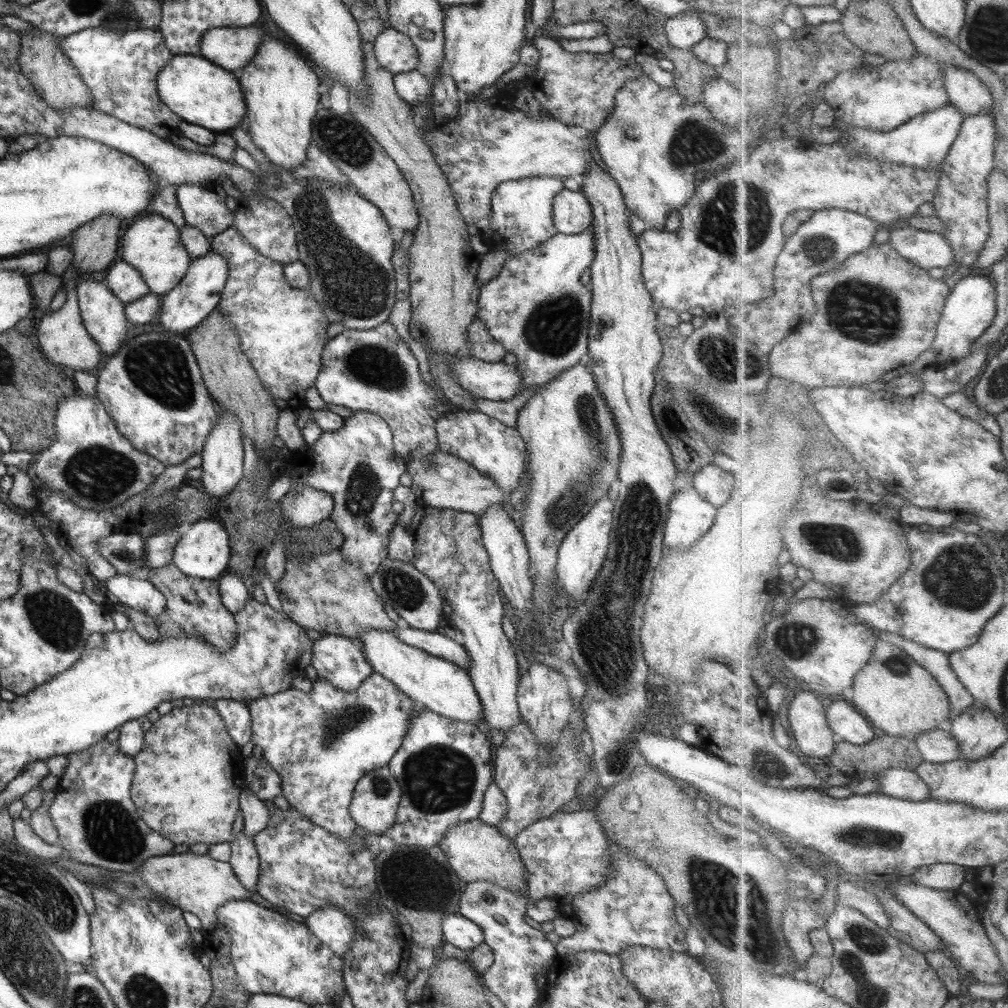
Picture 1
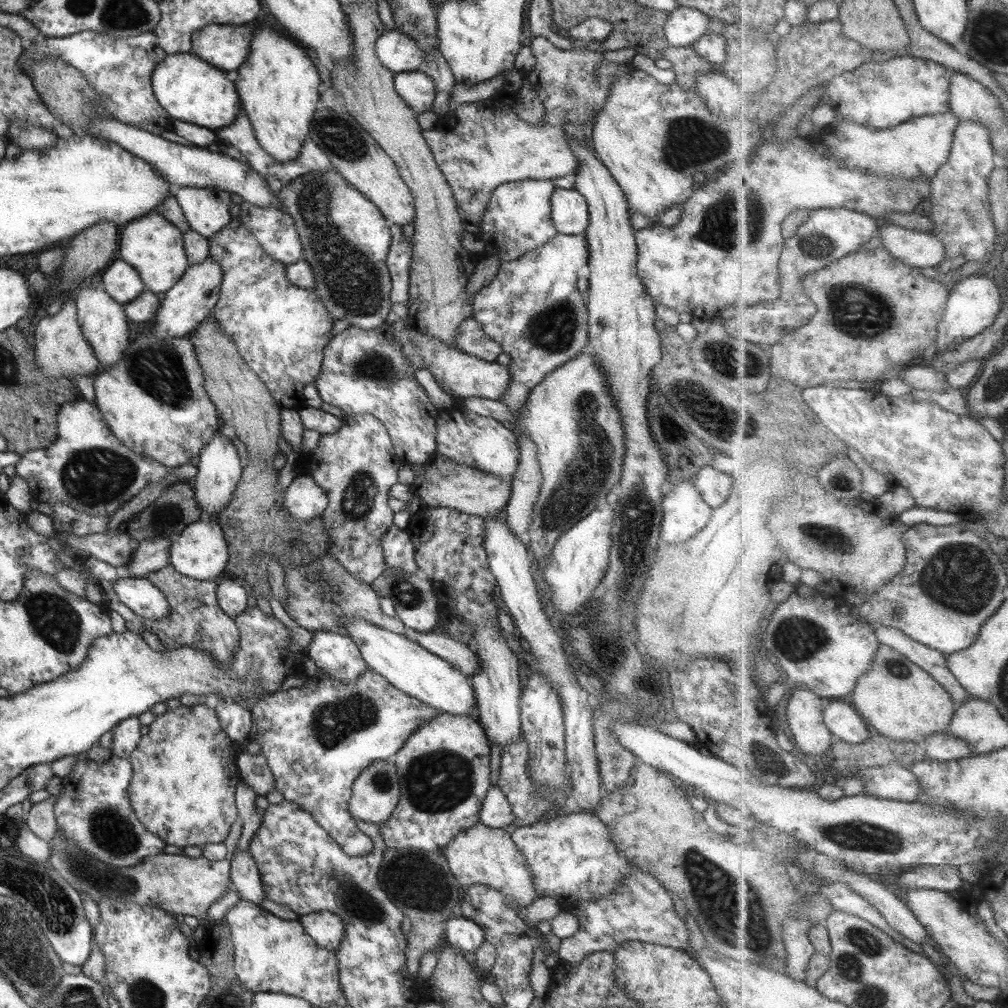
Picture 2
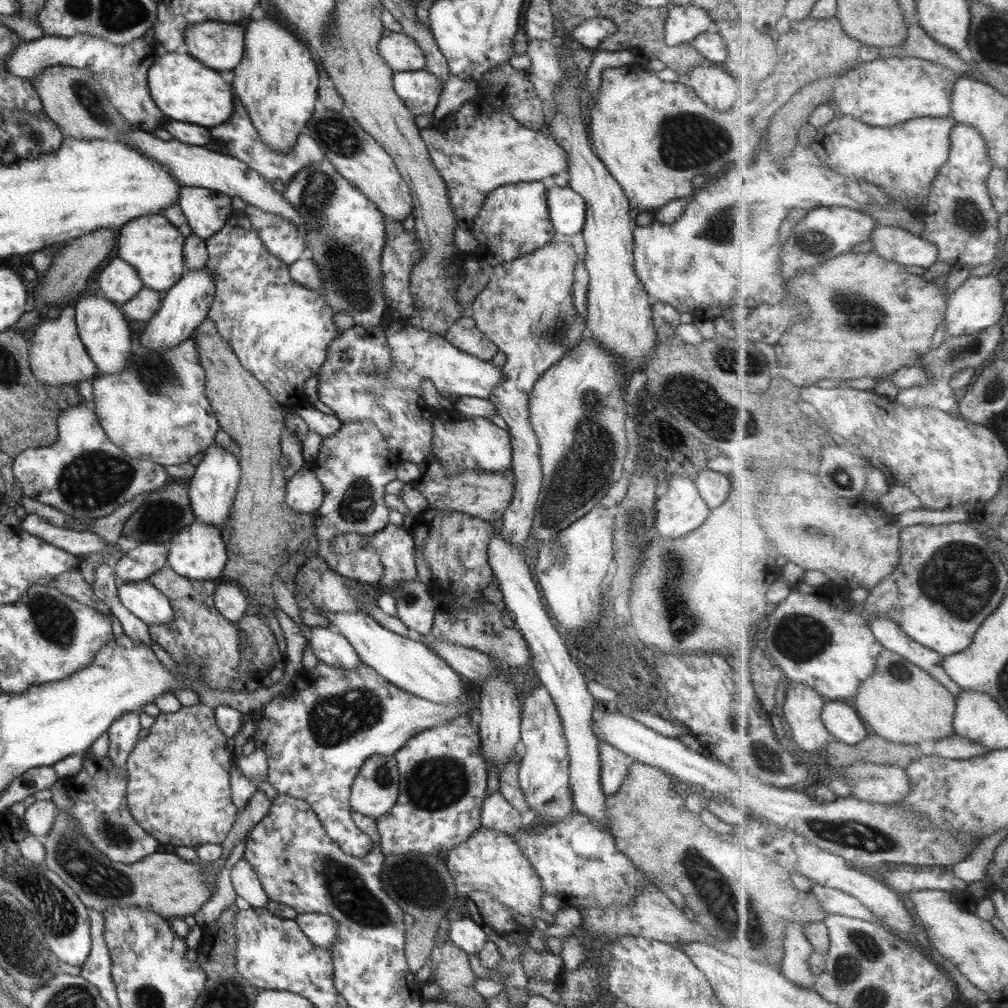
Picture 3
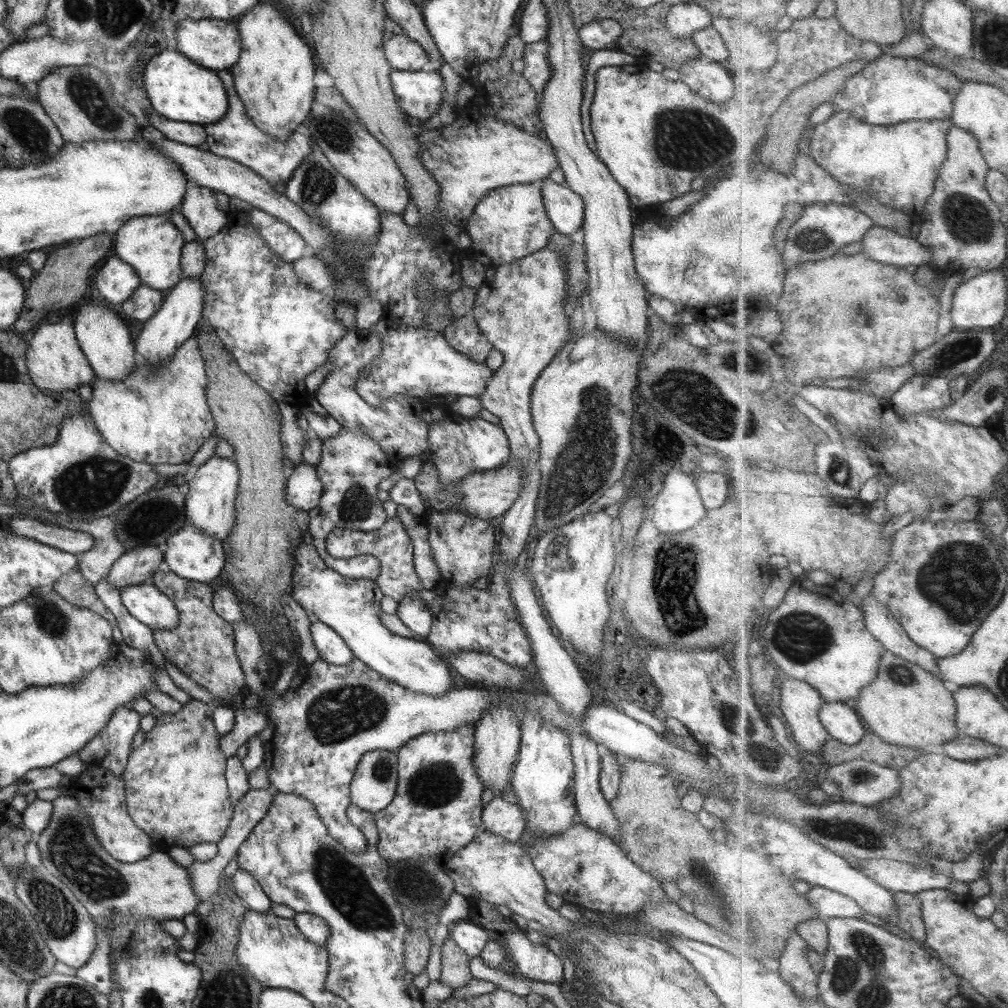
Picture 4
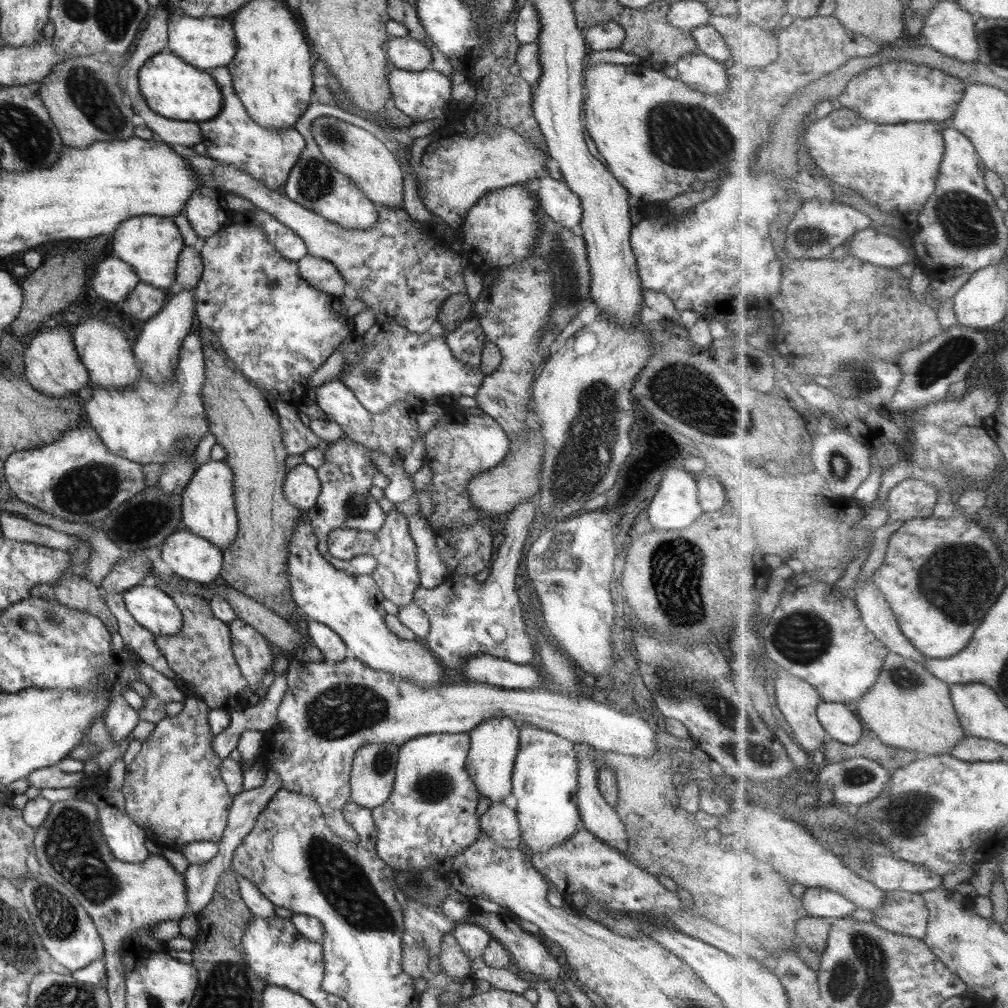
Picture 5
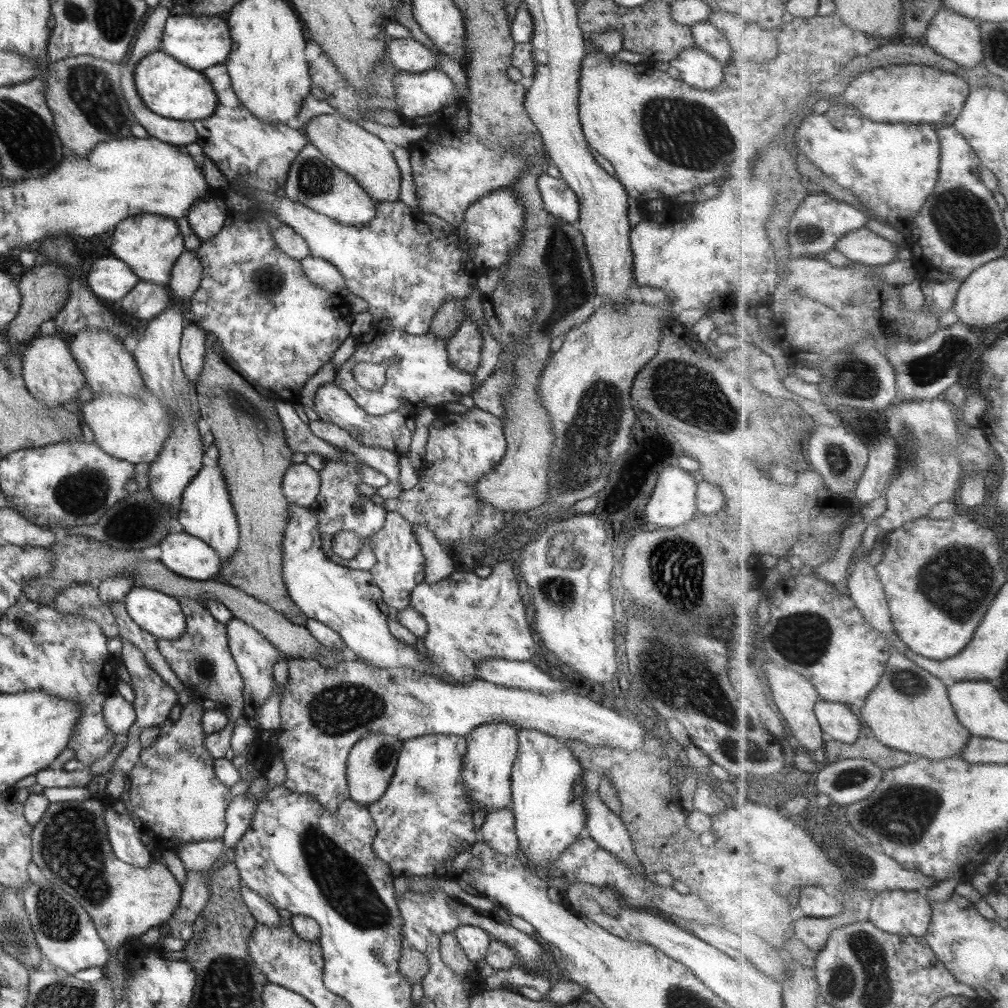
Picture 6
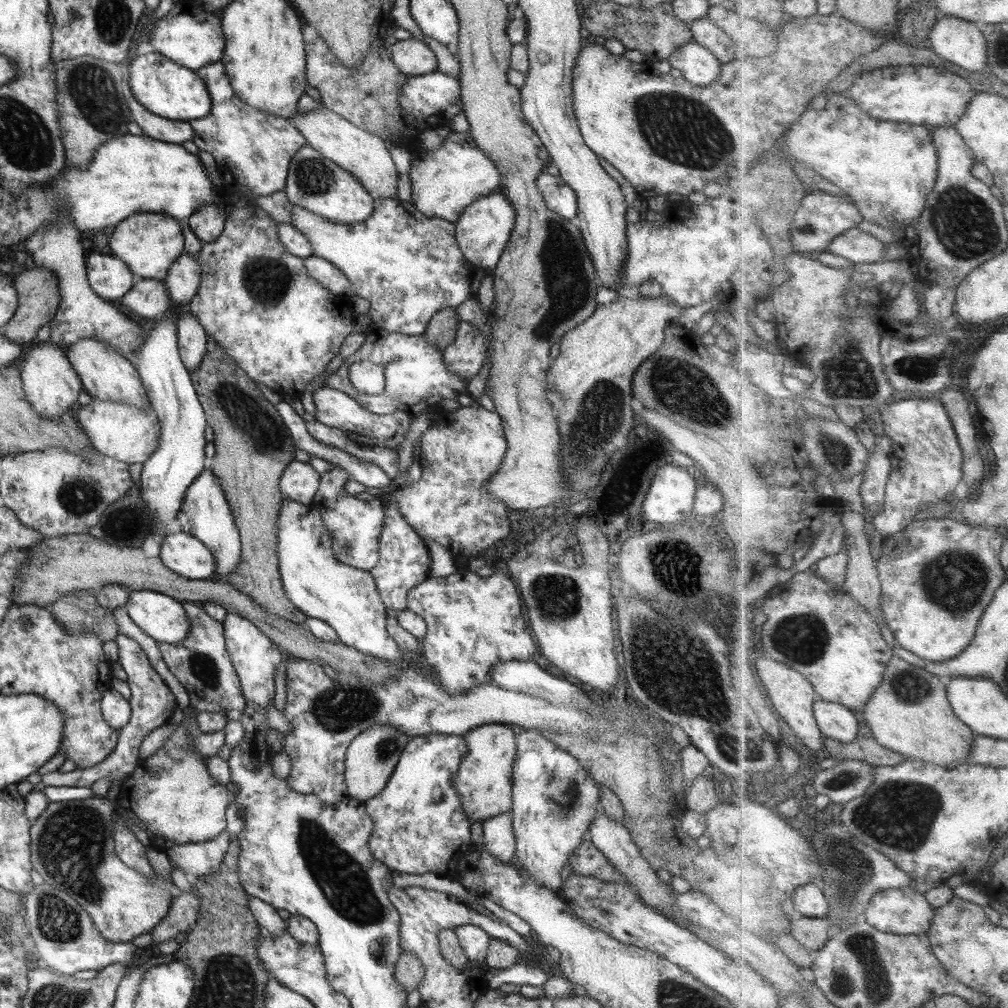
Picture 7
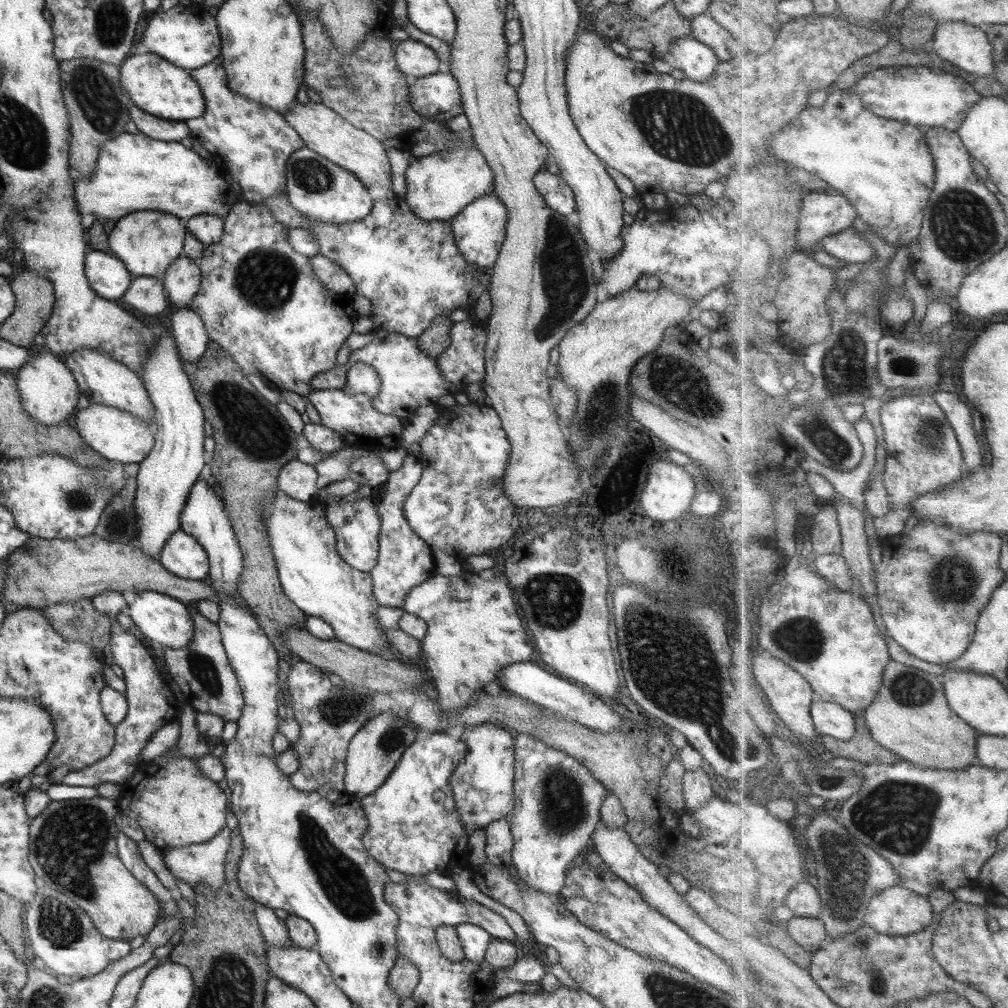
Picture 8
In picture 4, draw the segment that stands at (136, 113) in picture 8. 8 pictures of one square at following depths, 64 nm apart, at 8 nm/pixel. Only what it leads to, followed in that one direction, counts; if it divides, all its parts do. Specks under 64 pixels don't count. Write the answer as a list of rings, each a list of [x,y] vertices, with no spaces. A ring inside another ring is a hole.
[[[154,111],[148,114],[147,122],[151,126],[154,126],[154,128],[160,130],[168,140],[195,147],[206,142],[207,134],[203,125],[170,120]]]

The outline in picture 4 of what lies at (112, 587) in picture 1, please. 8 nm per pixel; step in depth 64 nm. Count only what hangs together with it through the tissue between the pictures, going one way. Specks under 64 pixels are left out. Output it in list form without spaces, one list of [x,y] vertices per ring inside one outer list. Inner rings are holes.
[[[151,582],[125,586],[120,591],[128,612],[152,630],[172,630],[178,625],[180,618],[174,602]]]

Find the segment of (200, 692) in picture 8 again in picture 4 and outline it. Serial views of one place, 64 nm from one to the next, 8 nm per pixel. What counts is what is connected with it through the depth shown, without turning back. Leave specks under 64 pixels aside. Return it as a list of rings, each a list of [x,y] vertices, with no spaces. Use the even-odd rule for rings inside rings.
[[[155,571],[150,582],[161,590],[178,610],[178,625],[172,630],[154,629],[153,636],[162,656],[214,697],[214,705],[225,706],[223,698],[244,692],[245,675],[234,644],[234,627],[216,614],[210,583],[196,582],[169,572]]]

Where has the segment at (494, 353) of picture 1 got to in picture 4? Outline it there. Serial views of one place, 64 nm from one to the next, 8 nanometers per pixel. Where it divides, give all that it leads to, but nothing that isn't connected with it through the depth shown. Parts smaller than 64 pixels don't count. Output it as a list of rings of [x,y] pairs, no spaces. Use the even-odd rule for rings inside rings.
[[[456,317],[442,335],[458,352],[466,354],[472,361],[484,363],[492,343],[478,329],[475,318]]]

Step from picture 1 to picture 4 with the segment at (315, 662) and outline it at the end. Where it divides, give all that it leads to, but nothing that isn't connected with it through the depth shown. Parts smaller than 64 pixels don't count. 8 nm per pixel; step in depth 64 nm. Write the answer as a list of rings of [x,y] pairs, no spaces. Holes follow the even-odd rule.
[[[316,621],[310,624],[310,634],[321,659],[336,666],[344,666],[354,660],[355,656],[346,641],[330,626]]]

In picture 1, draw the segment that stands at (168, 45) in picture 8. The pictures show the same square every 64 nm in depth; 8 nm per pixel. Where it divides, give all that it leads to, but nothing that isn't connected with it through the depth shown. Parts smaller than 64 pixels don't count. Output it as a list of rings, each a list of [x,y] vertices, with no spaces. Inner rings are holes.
[[[256,25],[212,28],[200,38],[200,55],[229,71],[249,68],[262,38],[266,32]]]

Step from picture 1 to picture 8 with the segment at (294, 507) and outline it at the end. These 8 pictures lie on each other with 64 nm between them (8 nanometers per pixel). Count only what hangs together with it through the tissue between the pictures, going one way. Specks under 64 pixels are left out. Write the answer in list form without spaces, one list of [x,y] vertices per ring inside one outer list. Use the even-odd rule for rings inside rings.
[[[297,458],[288,462],[277,477],[279,490],[292,498],[309,502],[317,494],[321,479],[314,466],[300,462]]]

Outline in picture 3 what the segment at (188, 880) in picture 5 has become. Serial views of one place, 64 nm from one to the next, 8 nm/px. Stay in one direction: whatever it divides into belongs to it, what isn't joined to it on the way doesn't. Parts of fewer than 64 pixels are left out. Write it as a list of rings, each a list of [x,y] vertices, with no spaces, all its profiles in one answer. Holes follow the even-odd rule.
[[[259,790],[254,792],[249,804],[242,811],[239,811],[237,821],[234,822],[232,830],[221,844],[222,856],[214,863],[218,863],[220,859],[226,860],[230,856],[234,845],[244,839],[244,835],[250,832],[250,828],[264,819],[270,809],[271,802],[272,800],[264,792]]]

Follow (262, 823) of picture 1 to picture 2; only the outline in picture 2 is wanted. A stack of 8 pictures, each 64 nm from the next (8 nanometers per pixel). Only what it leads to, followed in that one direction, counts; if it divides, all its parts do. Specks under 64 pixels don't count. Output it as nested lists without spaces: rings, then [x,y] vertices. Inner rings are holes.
[[[241,779],[236,784],[234,800],[239,817],[243,822],[242,833],[236,847],[248,849],[254,832],[258,830],[263,821],[263,815],[258,815],[256,804],[257,794]]]

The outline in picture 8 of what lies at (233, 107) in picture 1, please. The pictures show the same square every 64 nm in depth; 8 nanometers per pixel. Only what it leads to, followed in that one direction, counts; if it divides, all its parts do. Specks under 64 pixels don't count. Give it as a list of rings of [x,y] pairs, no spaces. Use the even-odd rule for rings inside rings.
[[[154,53],[134,54],[120,64],[120,85],[132,103],[142,110],[166,120],[187,121],[200,118],[206,110],[206,99],[198,82],[186,69],[178,68]]]

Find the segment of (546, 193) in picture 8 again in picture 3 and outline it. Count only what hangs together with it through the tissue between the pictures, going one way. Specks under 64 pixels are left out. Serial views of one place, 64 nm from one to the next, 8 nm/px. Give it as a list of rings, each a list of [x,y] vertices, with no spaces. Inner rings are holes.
[[[552,177],[542,180],[547,188],[546,201],[549,218],[556,235],[574,236],[583,232],[586,221],[586,204],[582,195],[569,186],[560,187]]]

